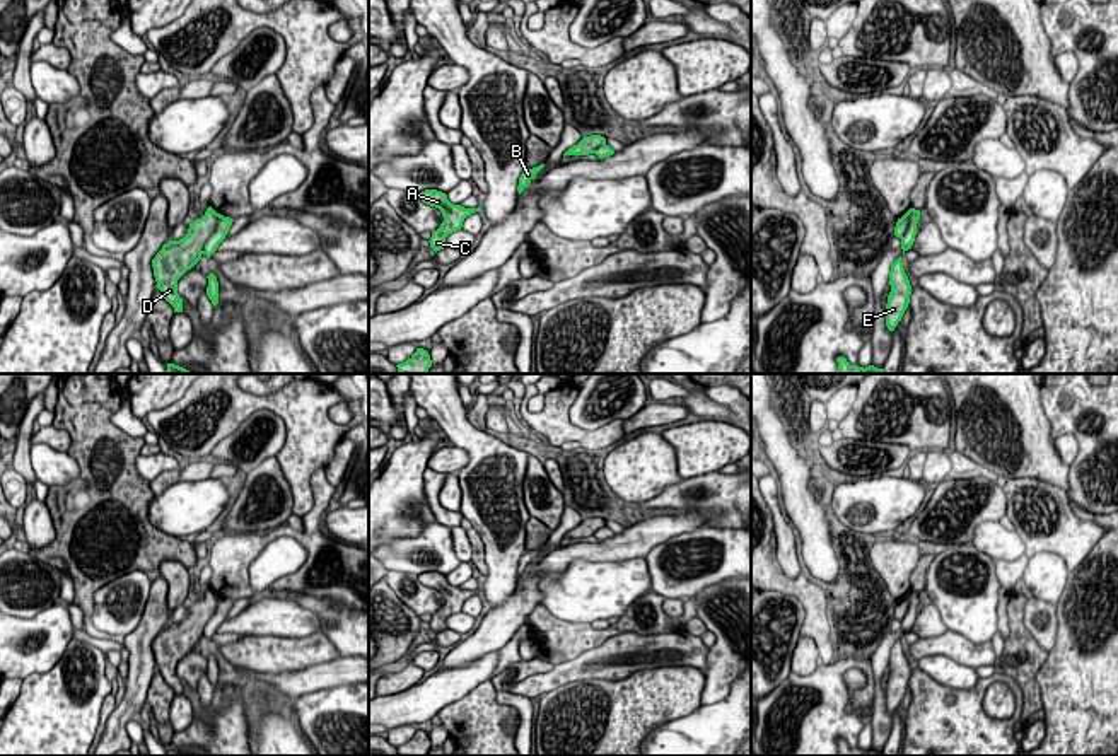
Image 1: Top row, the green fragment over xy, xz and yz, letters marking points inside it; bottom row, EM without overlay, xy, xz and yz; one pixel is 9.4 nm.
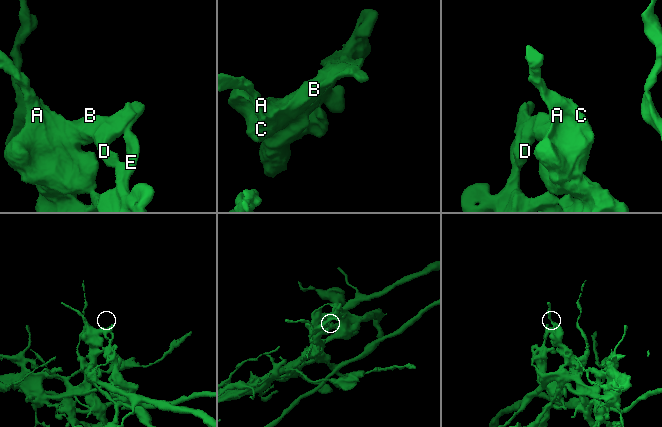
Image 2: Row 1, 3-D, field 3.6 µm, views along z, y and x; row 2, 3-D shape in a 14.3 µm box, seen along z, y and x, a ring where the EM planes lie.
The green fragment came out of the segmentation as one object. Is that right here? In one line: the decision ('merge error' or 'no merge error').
merge error

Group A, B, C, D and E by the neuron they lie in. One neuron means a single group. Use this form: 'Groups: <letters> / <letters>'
Groups: A B C D / E

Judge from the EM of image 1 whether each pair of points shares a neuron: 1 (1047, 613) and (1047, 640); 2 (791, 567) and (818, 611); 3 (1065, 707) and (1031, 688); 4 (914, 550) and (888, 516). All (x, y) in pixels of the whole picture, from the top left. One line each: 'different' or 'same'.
1: same
2: different
3: different
4: different

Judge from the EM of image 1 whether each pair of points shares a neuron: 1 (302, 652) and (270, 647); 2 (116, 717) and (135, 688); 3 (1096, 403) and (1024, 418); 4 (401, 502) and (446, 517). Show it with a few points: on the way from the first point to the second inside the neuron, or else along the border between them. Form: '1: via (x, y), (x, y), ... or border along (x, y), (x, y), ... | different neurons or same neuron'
1: via (294, 652), (279, 652) | same neuron
2: via (123, 710), (135, 695) | same neuron
3: border along (1038, 391), (1038, 400), (1053, 439) | different neurons
4: border along (422, 473), (427, 505), (437, 521) | different neurons

